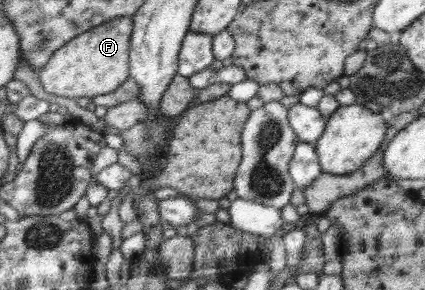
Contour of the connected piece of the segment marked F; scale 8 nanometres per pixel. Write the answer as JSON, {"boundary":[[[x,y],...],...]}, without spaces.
{"boundary":[[[132,16],[118,17],[91,32],[83,33],[59,49],[40,73],[45,91],[79,101],[118,90],[131,75],[131,35],[134,25]]]}

